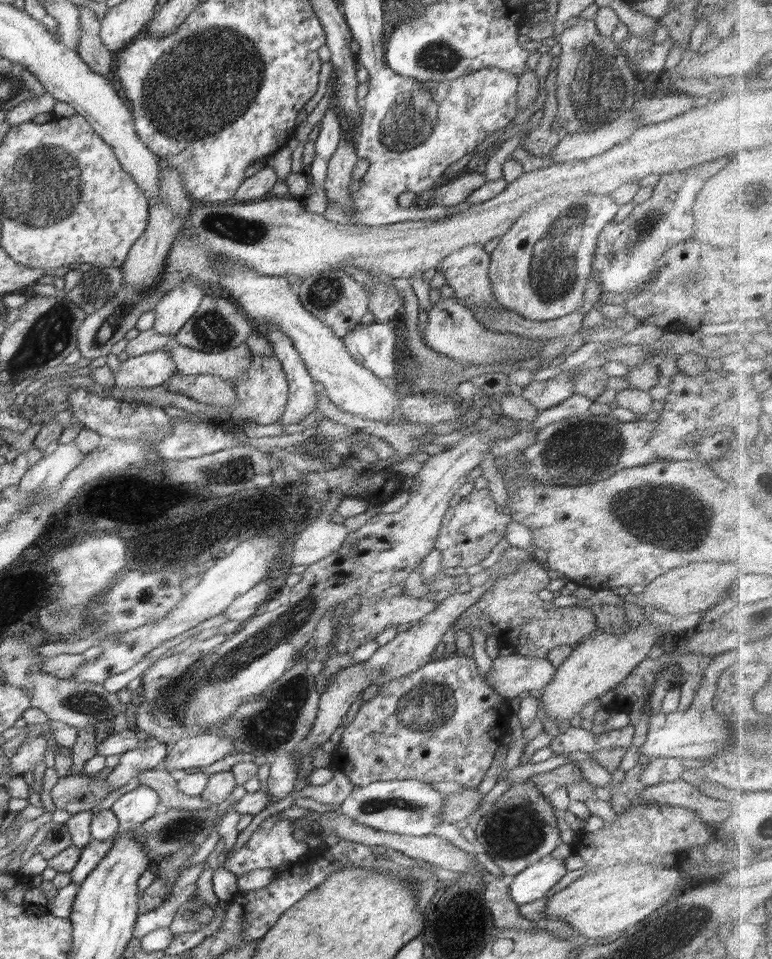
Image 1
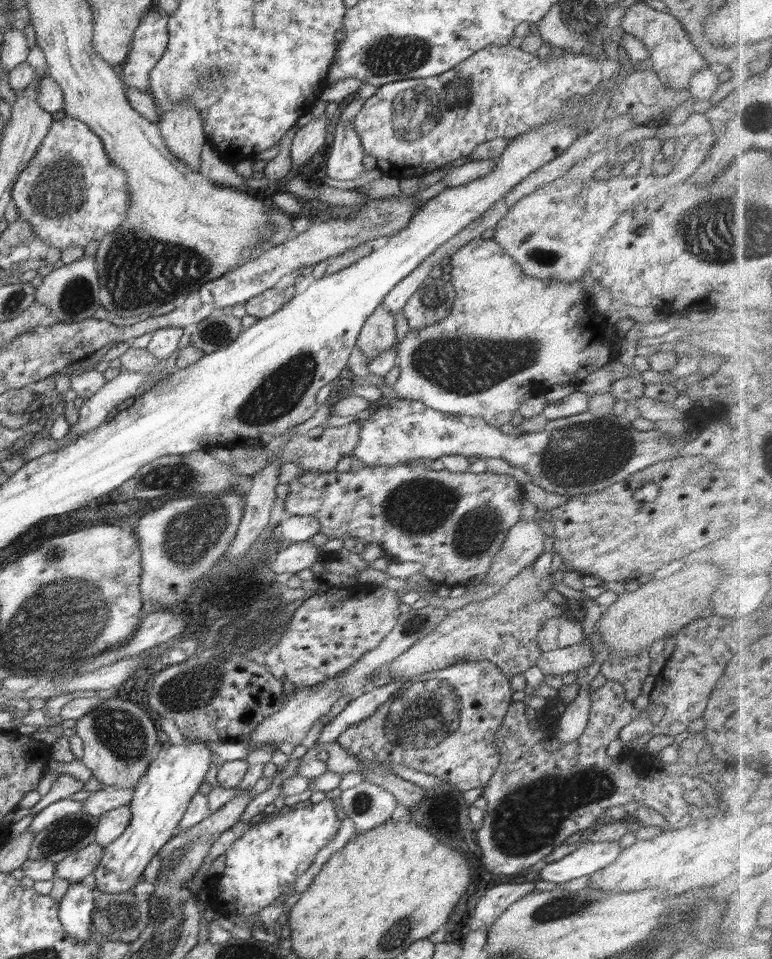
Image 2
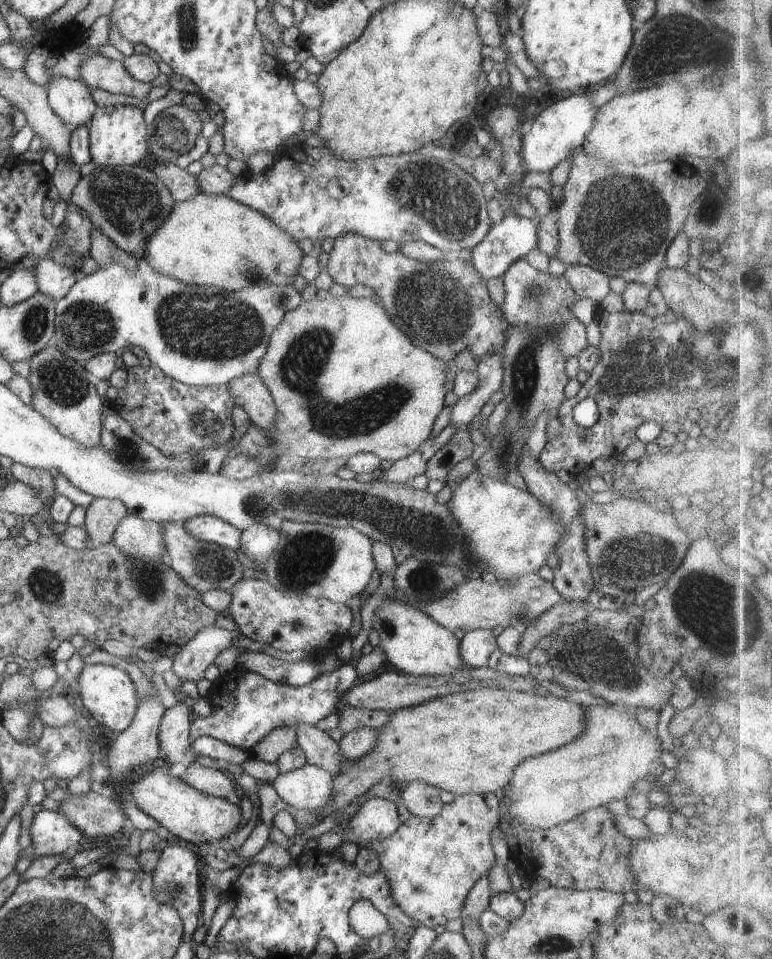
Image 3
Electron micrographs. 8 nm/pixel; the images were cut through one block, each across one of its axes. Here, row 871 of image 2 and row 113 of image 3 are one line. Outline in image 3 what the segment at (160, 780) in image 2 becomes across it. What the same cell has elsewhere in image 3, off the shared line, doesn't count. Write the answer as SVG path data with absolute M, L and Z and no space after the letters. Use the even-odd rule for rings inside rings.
M132 105L98 108L88 122L89 149L96 167L138 165L148 154L148 128L144 124L144 111Z

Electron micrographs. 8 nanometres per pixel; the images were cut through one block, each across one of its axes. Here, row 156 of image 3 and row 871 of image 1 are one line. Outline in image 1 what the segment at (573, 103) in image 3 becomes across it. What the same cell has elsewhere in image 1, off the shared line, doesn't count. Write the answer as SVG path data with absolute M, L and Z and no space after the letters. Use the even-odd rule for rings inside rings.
M545 858L526 867L509 885L509 894L517 906L546 898L550 889L566 874L564 859Z

